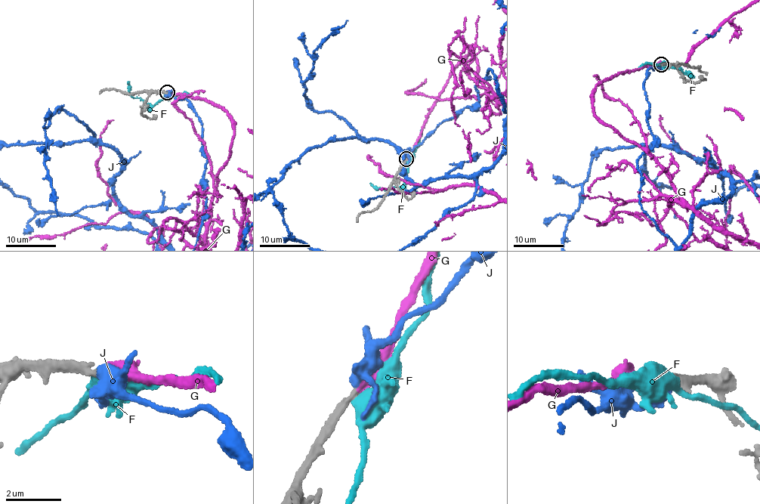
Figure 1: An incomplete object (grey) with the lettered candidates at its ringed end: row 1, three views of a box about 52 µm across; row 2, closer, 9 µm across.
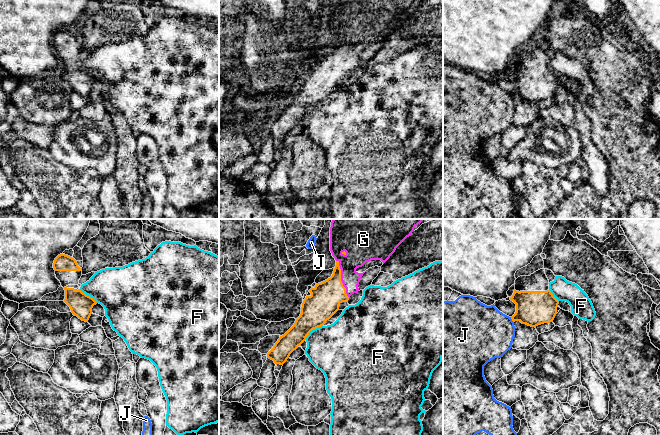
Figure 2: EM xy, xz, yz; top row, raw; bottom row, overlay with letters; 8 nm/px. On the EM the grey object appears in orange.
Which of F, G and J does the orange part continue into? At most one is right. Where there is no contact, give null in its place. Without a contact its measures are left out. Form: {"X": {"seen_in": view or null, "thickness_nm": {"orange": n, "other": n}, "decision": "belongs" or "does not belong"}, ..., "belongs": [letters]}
{"F": {"seen_in": "xz", "thickness_nm": {"orange": 240, "other": 420}, "decision": "does not belong"}, "G": {"seen_in": "xz", "thickness_nm": {"orange": 240, "other": 190}, "decision": "belongs"}, "J": {"seen_in": "yz", "thickness_nm": {"orange": 280, "other": 440}, "decision": "does not belong"}, "belongs": ["G"]}

